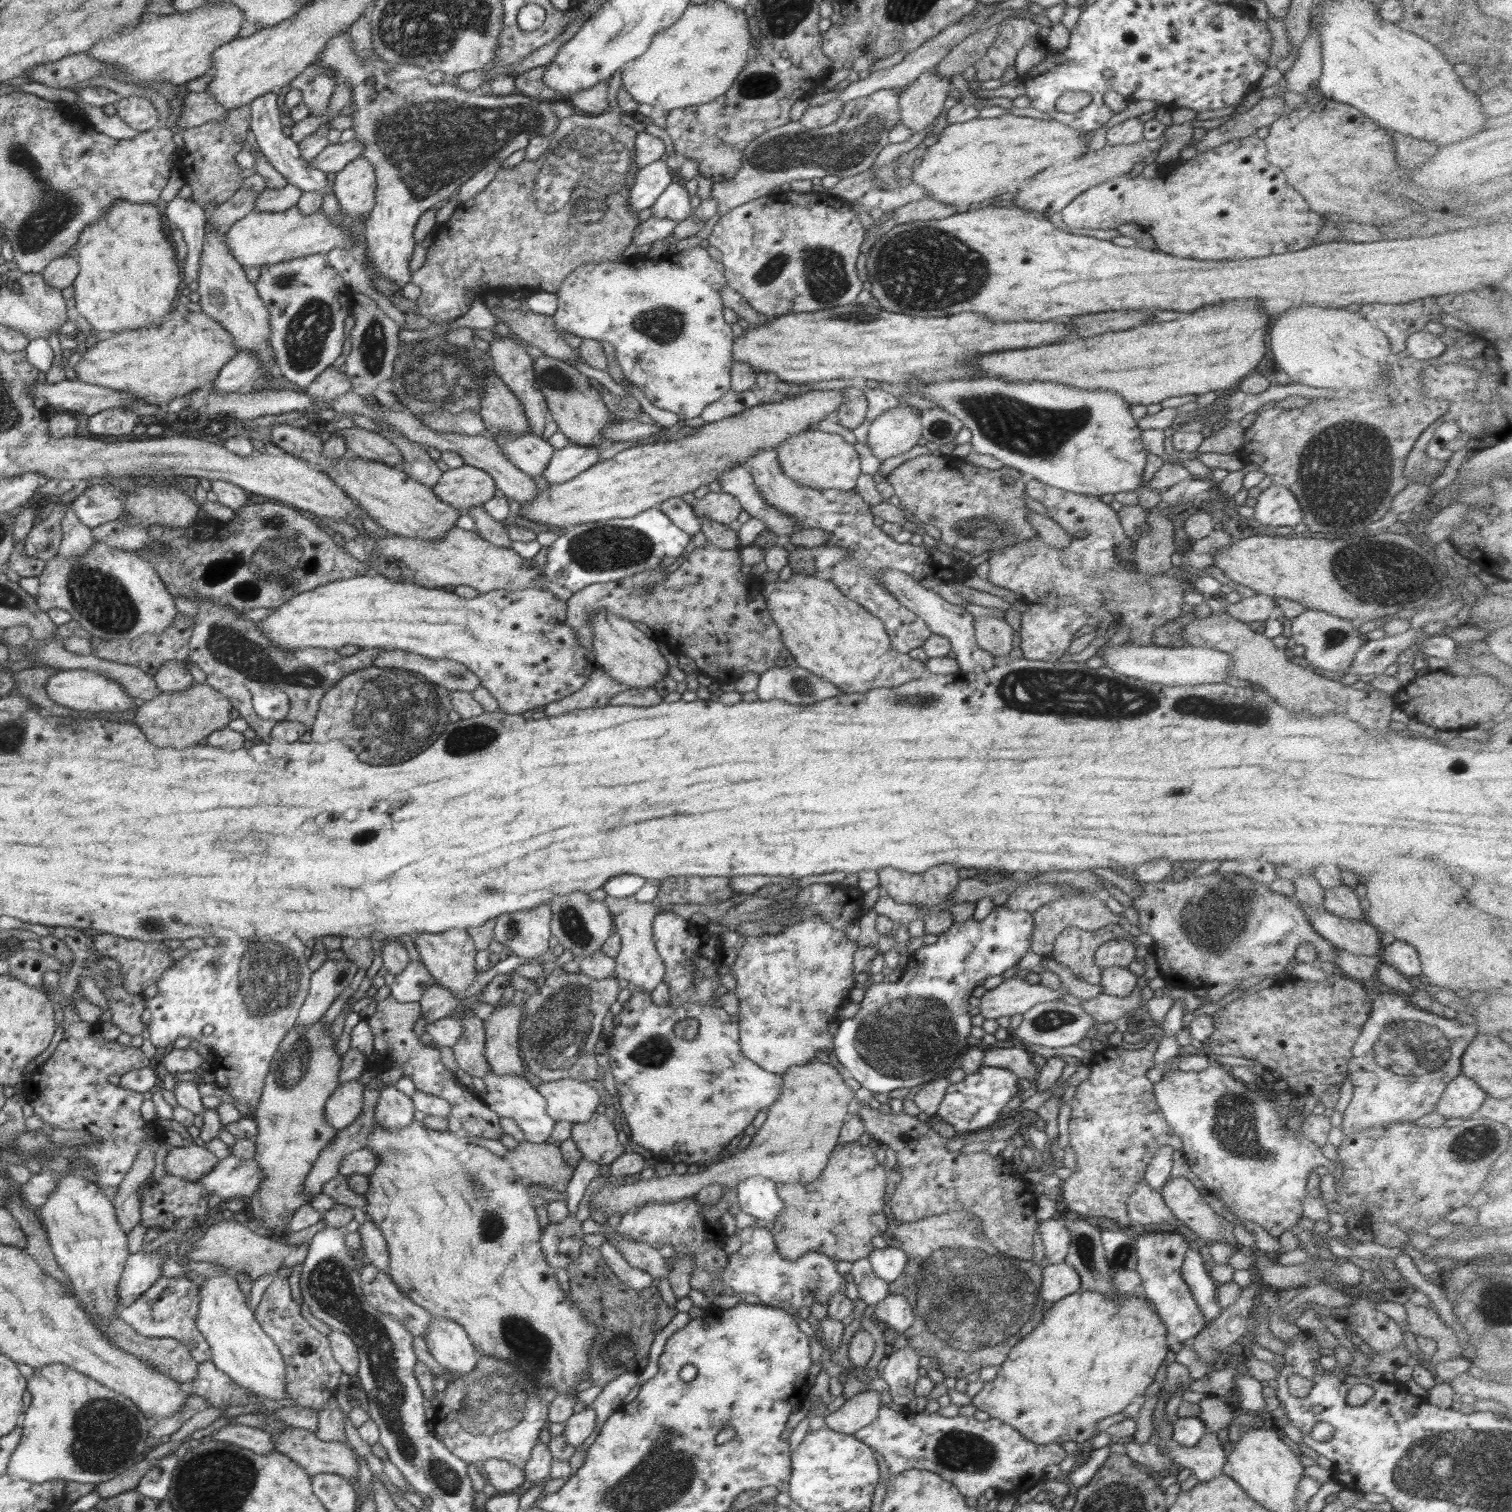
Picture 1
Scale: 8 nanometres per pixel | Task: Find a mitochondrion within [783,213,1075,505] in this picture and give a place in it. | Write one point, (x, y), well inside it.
(908, 281)

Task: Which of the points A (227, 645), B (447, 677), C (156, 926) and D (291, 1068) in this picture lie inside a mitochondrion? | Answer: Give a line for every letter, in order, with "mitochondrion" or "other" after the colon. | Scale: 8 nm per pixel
A: mitochondrion
B: mitochondrion
C: mitochondrion
D: mitochondrion

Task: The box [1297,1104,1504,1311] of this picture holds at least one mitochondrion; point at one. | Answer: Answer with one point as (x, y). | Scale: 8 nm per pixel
(1473, 1143)

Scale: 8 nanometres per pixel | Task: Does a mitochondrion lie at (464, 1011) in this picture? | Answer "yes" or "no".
no

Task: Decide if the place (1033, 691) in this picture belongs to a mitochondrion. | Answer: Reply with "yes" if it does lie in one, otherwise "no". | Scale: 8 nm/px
yes

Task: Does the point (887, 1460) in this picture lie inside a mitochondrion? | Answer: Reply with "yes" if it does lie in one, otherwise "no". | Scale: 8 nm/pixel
no

